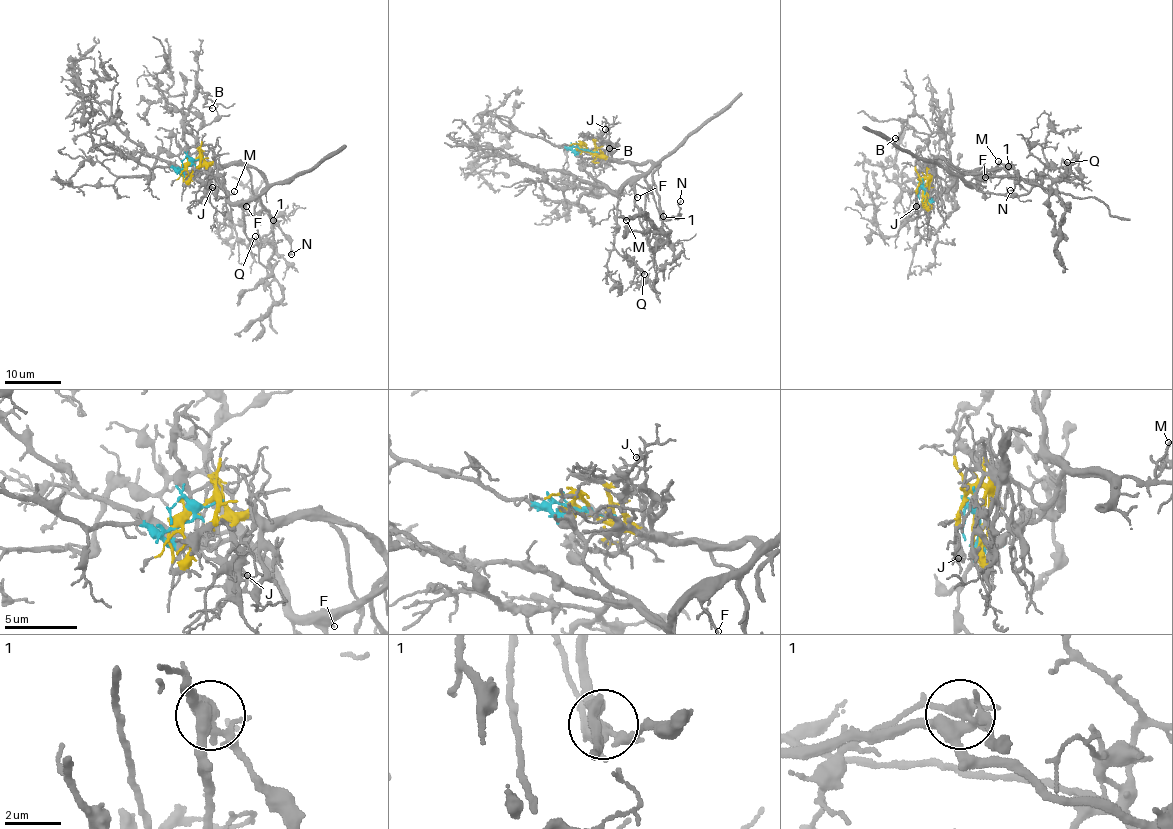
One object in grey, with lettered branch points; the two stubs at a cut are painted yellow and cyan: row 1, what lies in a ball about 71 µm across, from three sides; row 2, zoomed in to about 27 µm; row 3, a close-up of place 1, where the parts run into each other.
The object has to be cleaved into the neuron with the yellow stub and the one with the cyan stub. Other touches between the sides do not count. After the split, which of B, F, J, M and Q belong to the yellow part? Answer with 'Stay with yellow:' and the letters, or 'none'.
Stay with yellow: J

